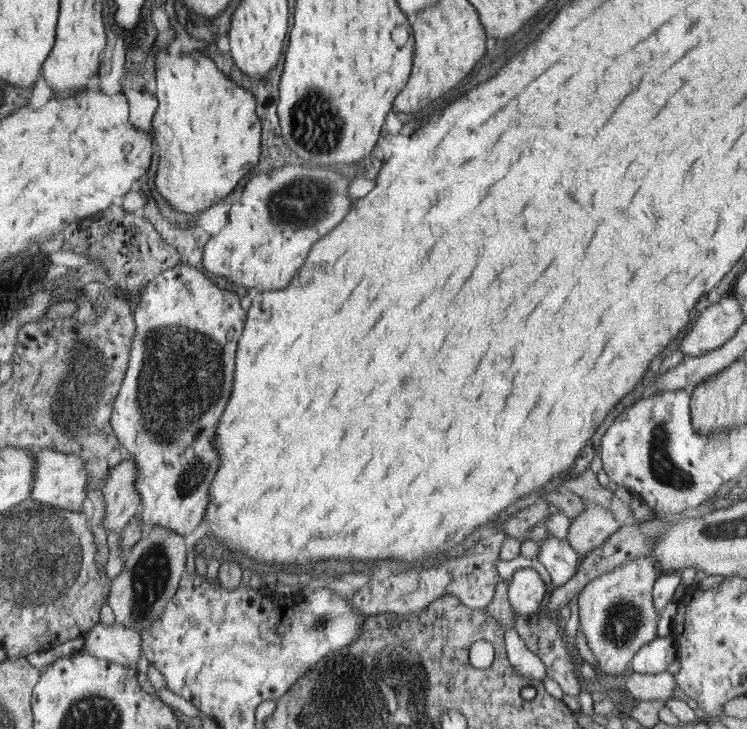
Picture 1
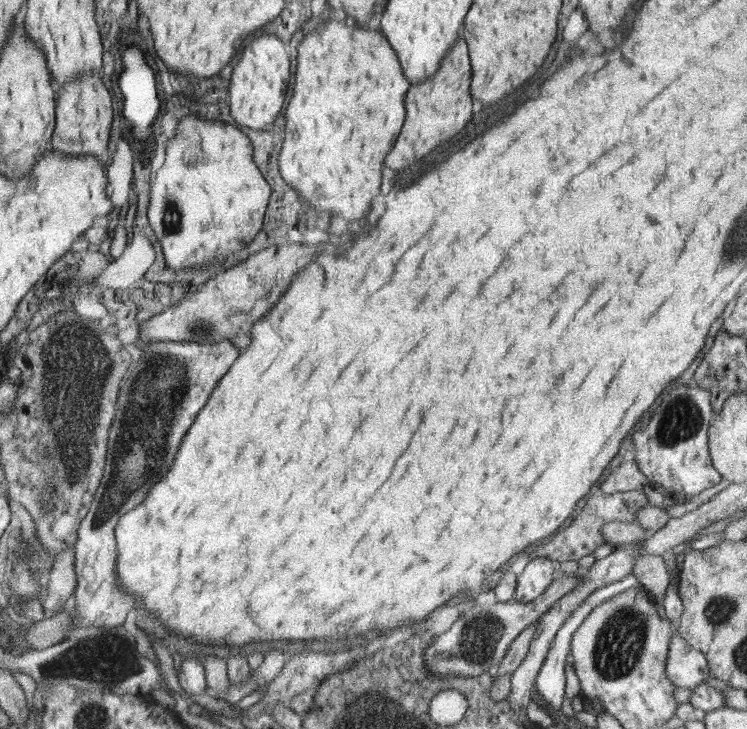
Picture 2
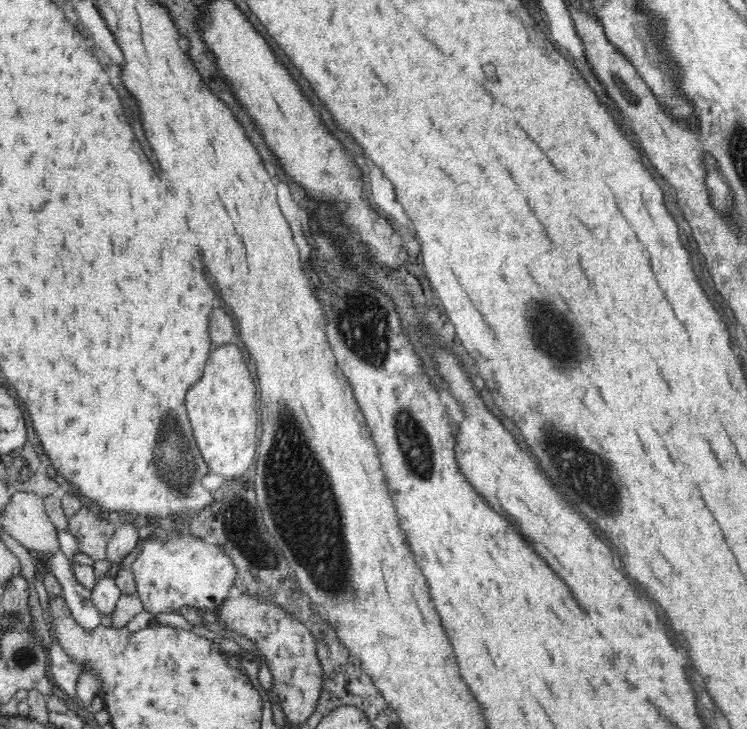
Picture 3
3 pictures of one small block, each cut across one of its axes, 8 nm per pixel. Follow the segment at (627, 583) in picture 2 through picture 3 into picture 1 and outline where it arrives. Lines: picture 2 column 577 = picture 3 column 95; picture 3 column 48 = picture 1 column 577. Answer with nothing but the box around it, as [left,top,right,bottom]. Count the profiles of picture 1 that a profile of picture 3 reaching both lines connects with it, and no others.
[536,534,579,588]

